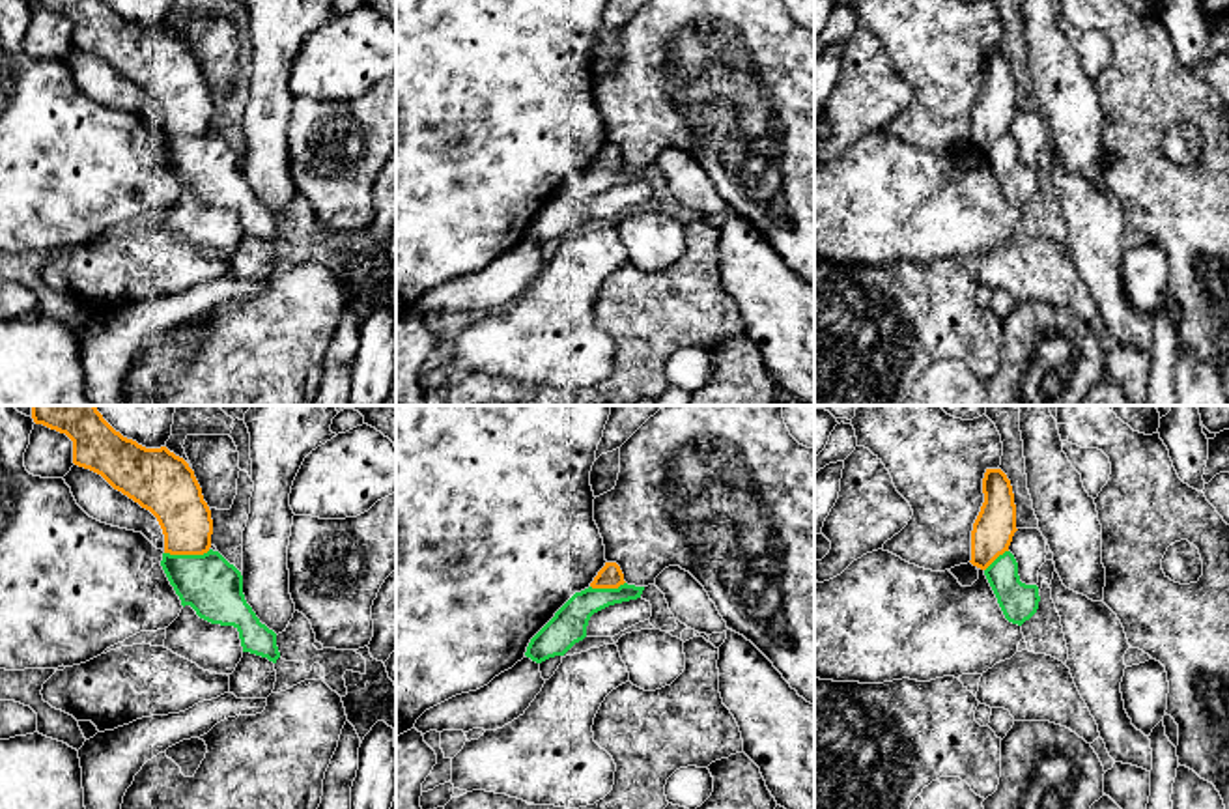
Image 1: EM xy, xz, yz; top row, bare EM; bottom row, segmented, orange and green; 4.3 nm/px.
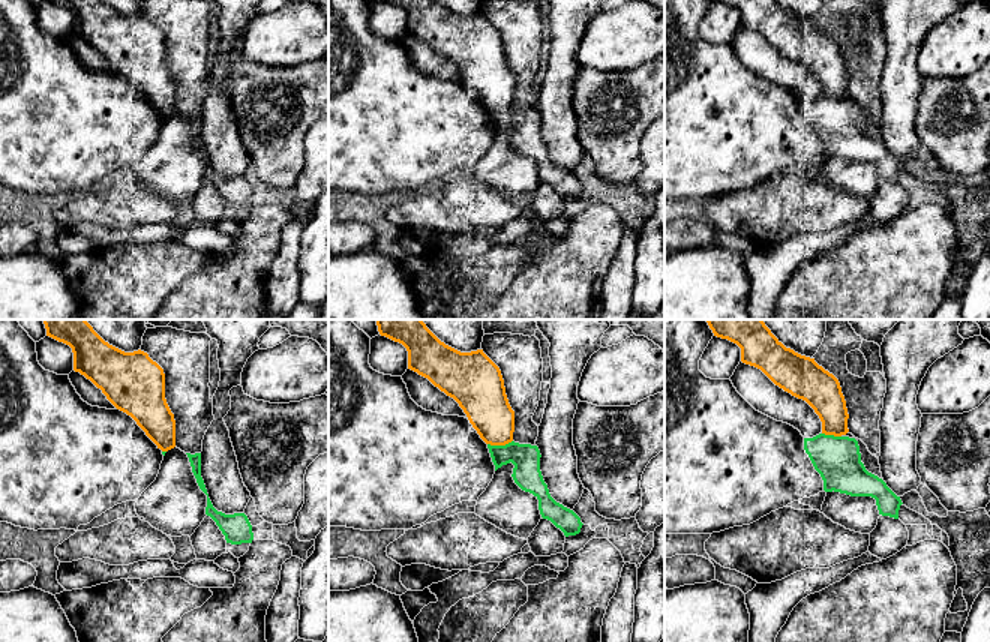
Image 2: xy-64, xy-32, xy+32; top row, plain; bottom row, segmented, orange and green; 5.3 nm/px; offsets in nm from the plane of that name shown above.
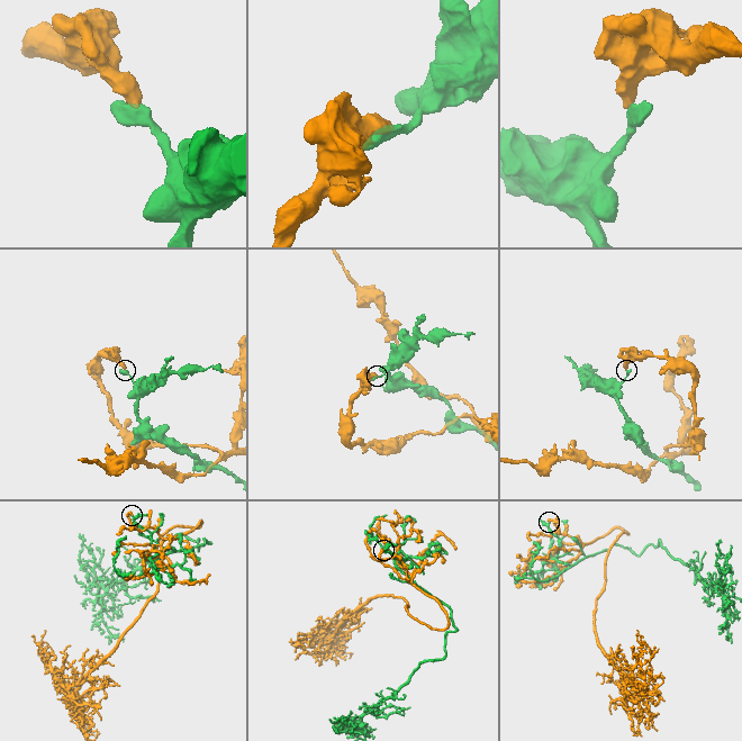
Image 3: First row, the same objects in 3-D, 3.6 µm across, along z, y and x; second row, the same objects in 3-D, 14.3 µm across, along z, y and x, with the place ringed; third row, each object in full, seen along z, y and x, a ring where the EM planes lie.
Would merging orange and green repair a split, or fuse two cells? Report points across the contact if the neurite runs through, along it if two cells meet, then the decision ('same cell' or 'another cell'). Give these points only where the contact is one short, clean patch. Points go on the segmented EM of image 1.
along xy (210, 550), (202, 553), (165, 553) | another cell

